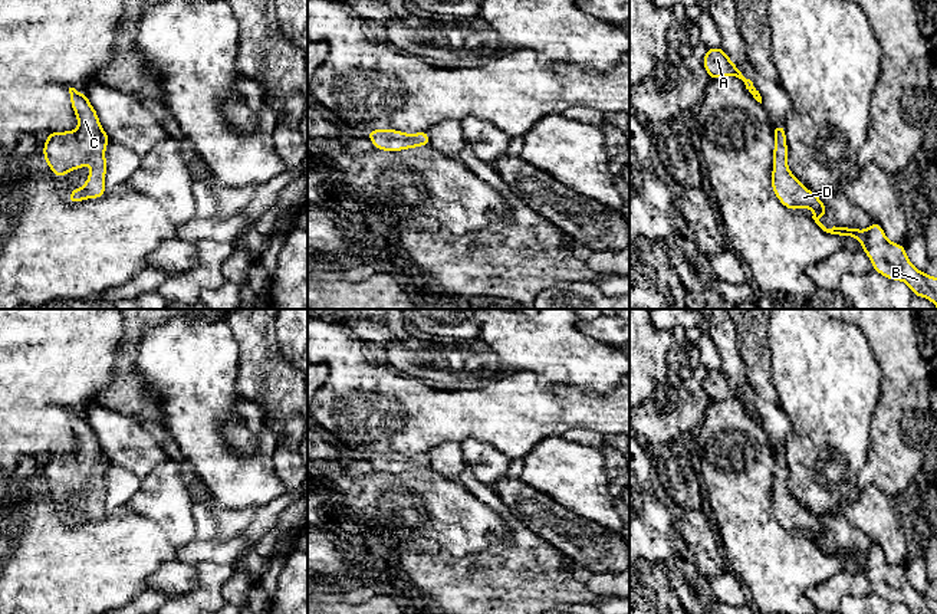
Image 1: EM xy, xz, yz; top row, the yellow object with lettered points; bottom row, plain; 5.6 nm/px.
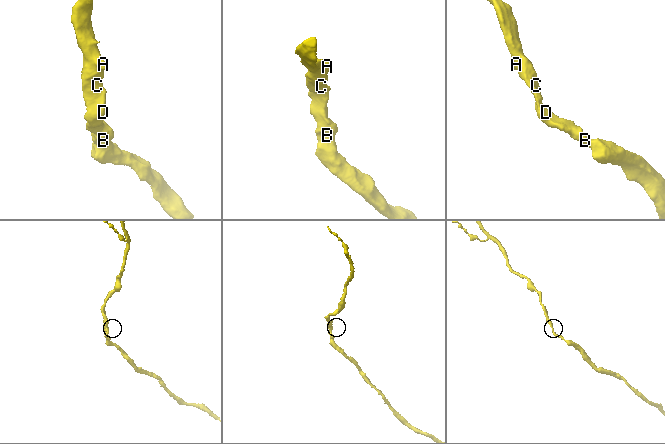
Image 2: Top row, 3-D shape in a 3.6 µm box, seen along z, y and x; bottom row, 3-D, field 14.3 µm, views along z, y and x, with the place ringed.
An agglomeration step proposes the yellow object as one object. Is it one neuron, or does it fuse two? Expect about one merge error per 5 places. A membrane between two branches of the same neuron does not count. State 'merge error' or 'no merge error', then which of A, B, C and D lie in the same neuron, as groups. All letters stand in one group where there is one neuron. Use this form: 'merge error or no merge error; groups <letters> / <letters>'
no merge error; groups A B C D

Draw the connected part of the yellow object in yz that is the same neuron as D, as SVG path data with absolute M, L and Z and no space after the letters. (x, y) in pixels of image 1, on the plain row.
M785 447L773 449L773 459L772 512L786 531L798 533L799 529L806 529L815 535L812 541L823 554L839 559L852 558L854 562L859 562L862 572L872 585L872 591L884 600L905 604L911 614L937 614L937 600L915 591L904 568L891 565L881 546L874 544L867 552L835 548L826 551L819 544L821 538L828 536L826 528L819 522L818 516L808 512L788 489Z

